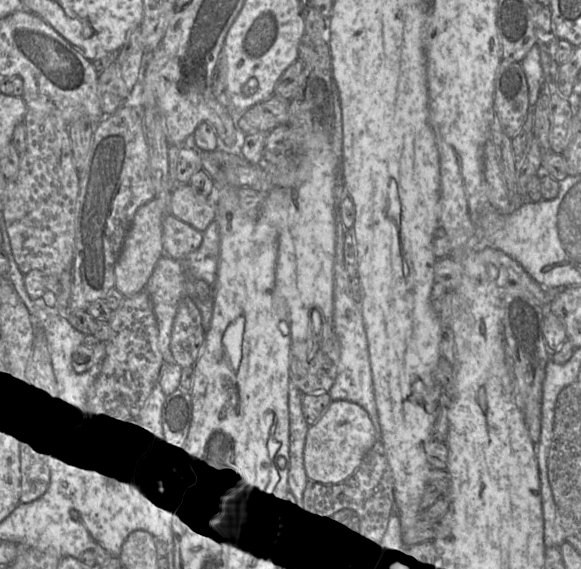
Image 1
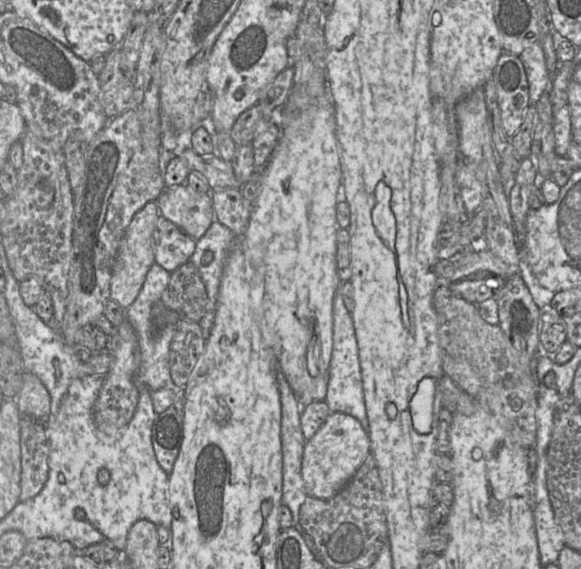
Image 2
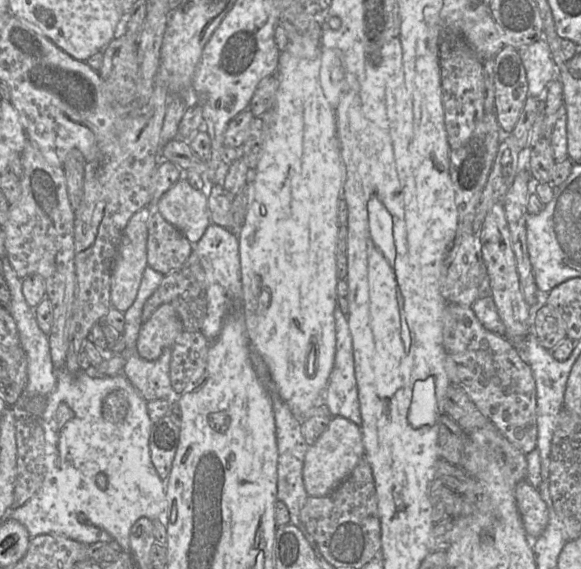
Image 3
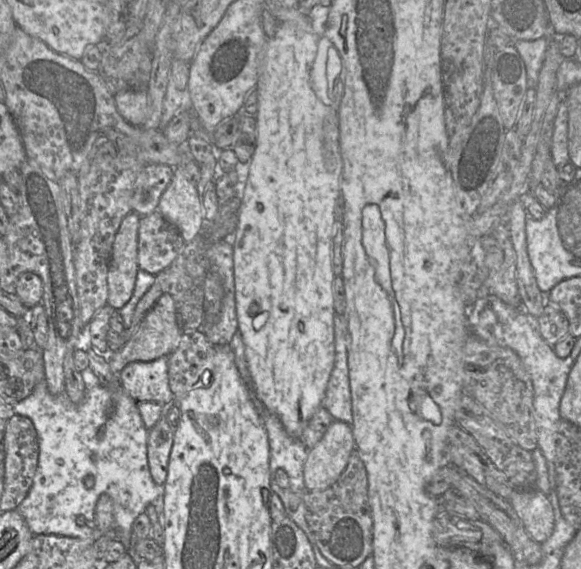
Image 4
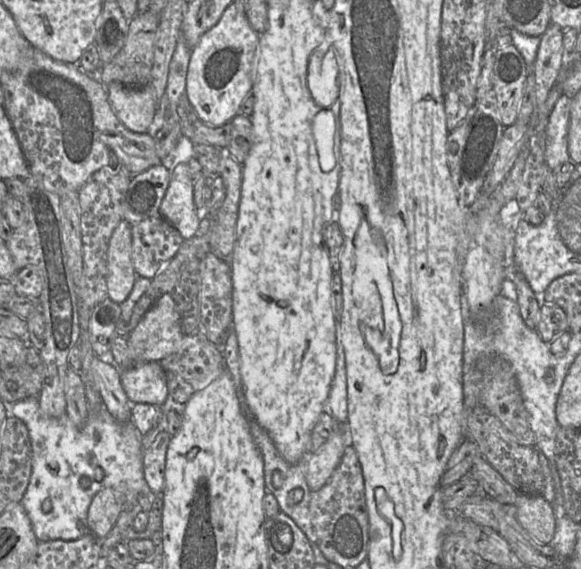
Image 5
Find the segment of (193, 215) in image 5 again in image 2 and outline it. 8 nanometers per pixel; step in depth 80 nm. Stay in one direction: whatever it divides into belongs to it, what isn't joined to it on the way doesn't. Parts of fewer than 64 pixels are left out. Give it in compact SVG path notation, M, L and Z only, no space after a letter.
M187 183L167 188L156 202L160 215L195 241L215 220L210 193L197 192Z

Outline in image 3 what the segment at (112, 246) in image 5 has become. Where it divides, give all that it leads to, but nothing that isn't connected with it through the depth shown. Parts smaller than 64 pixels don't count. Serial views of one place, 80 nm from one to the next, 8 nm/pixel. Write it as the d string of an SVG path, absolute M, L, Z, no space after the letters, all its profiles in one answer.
M146 206L137 211L125 227L115 256L110 281L112 307L125 312L134 302L147 264L148 218L155 207Z

